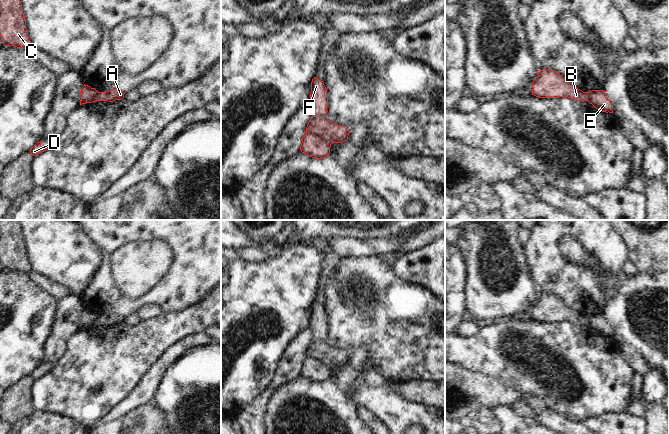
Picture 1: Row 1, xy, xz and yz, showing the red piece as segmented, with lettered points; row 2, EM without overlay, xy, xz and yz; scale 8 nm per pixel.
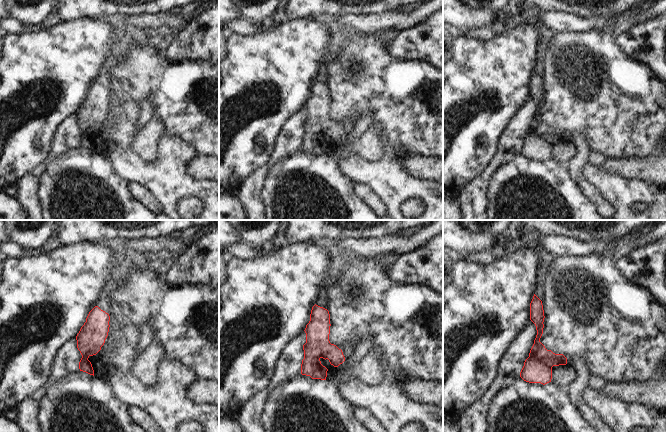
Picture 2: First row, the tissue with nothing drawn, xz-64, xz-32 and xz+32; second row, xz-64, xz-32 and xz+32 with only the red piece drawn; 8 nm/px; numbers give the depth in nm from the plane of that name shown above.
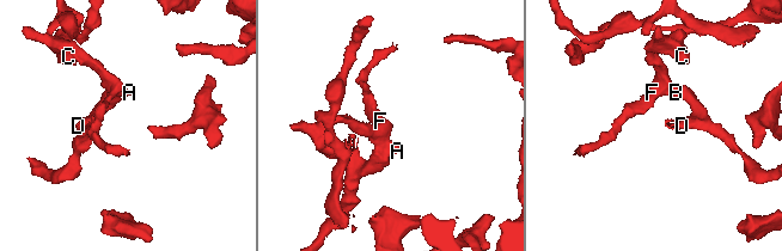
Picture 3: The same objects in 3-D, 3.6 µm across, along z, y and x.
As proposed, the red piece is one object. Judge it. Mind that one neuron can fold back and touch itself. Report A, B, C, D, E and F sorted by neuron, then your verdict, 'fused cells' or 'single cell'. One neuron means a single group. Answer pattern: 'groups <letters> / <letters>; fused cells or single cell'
groups A B C F / D E; fused cells

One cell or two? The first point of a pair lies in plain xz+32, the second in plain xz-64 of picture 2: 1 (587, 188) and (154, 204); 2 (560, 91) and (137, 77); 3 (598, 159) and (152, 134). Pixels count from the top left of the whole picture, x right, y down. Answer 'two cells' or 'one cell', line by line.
1: one cell
2: one cell
3: one cell

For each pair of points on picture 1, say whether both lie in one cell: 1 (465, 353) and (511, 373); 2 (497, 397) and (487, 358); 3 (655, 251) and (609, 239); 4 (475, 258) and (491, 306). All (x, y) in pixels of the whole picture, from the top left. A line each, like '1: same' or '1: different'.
1: same
2: different
3: different
4: same

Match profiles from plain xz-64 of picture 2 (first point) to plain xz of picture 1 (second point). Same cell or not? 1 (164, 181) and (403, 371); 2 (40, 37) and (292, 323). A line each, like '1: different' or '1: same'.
1: different
2: same

